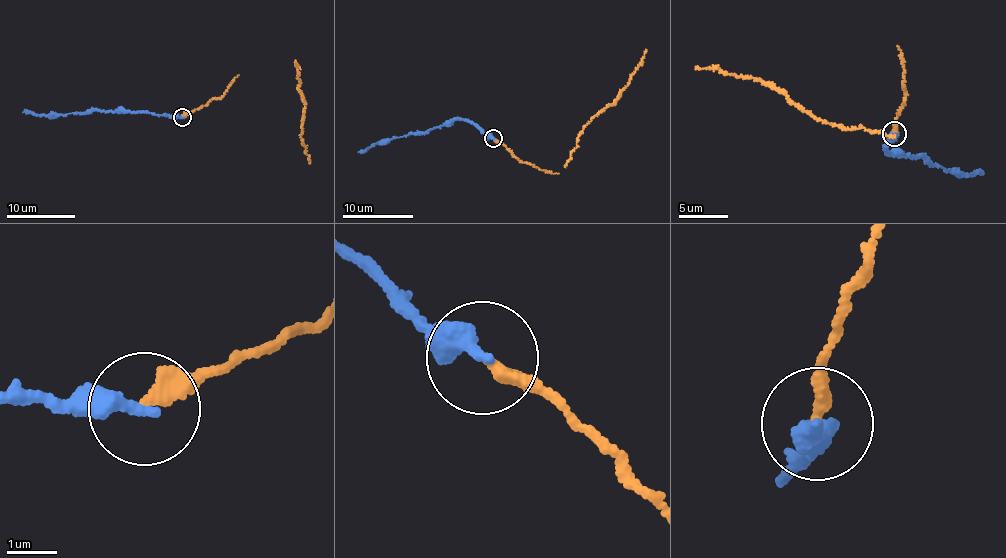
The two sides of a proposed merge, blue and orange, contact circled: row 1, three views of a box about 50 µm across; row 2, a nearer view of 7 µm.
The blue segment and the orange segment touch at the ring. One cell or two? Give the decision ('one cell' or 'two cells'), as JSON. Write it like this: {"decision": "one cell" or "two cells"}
{"decision": "one cell"}

